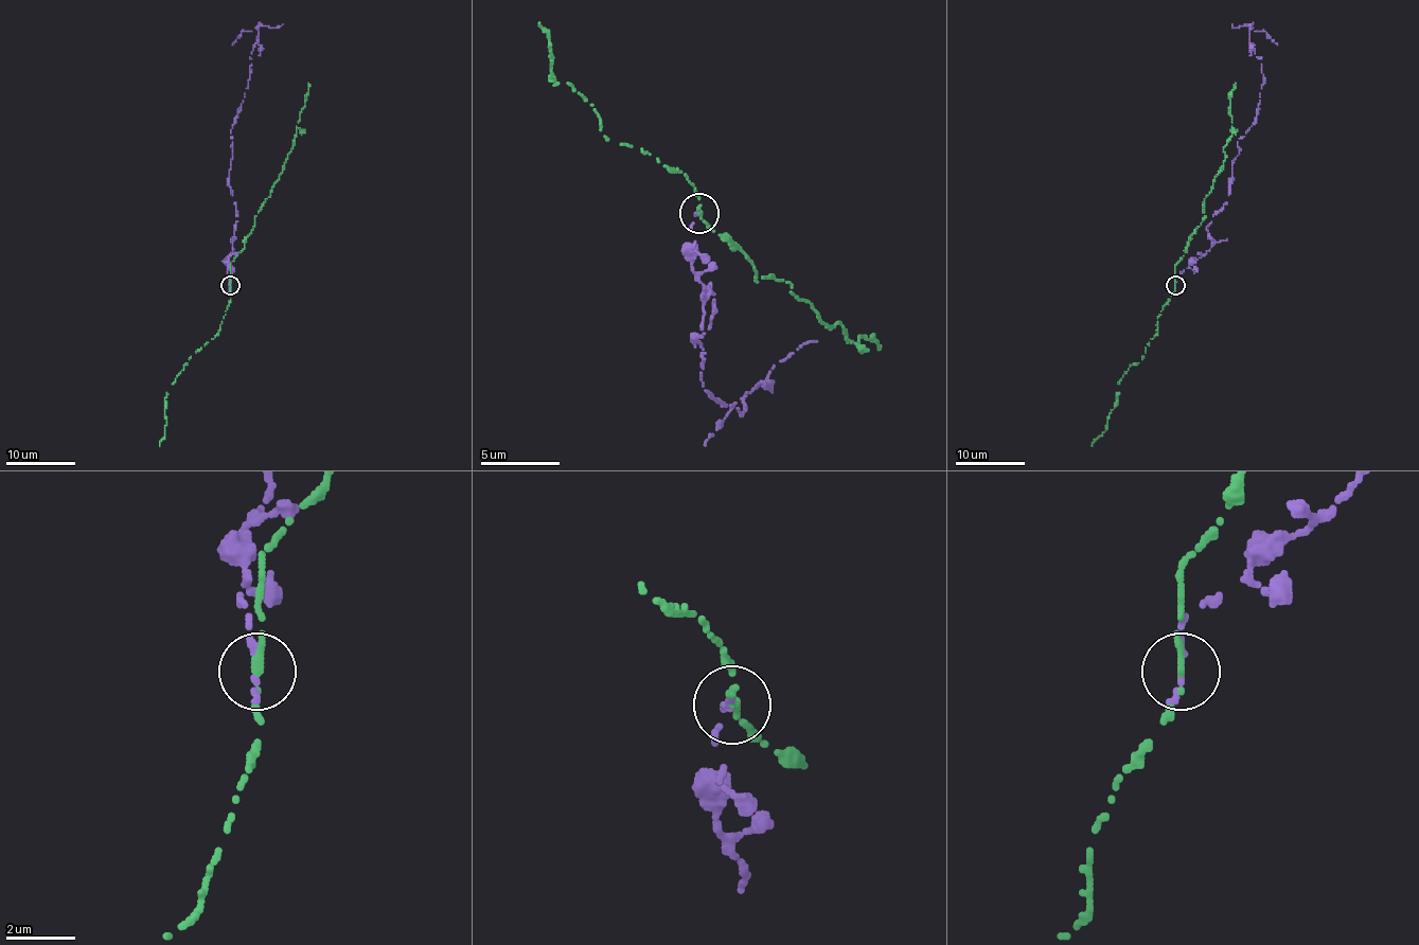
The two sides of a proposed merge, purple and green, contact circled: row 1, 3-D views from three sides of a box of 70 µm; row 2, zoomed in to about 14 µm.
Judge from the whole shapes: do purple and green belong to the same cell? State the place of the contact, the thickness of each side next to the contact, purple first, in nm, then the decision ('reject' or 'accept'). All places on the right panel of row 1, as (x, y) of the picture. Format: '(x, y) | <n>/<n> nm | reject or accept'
(1175, 285) | 200/170 nm | reject

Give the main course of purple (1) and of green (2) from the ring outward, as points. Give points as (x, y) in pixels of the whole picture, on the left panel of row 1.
1: (230, 287), (230, 129), (249, 77), (259, 29), (243, 31), (232, 45)
2: (230, 285), (230, 264), (244, 247), (246, 236), (254, 227), (256, 216), (286, 161), (296, 135), (308, 83)

